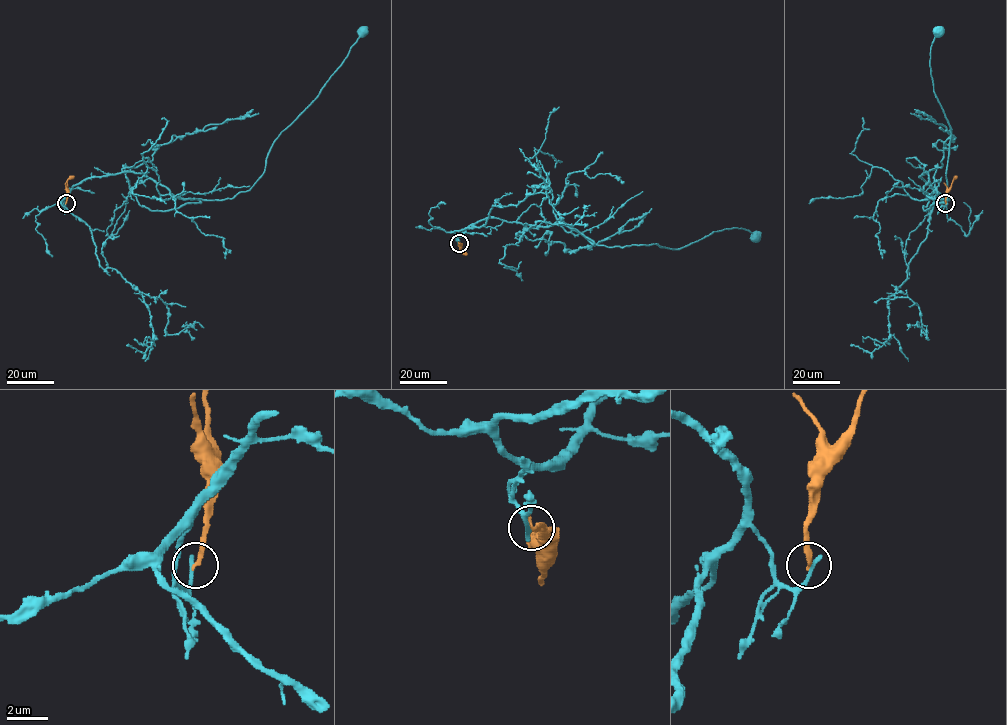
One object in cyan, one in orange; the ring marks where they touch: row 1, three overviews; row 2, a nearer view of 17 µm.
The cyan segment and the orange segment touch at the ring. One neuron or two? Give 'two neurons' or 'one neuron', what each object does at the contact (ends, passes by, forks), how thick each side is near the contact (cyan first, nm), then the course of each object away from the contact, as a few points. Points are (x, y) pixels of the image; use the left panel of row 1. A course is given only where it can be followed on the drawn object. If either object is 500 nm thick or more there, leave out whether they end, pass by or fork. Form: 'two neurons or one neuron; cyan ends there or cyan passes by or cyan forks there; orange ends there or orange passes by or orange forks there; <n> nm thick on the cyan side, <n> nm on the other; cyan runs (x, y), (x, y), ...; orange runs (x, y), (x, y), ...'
two neurons; cyan ends there; orange ends there; 240 nm thick on the cyan side, 240 nm on the other; cyan runs (65, 203), (84, 180), (128, 171), (144, 173), (181, 198), (232, 198), (247, 191), (274, 140), (364, 31); orange runs (65, 203), (67, 182), (74, 176)

